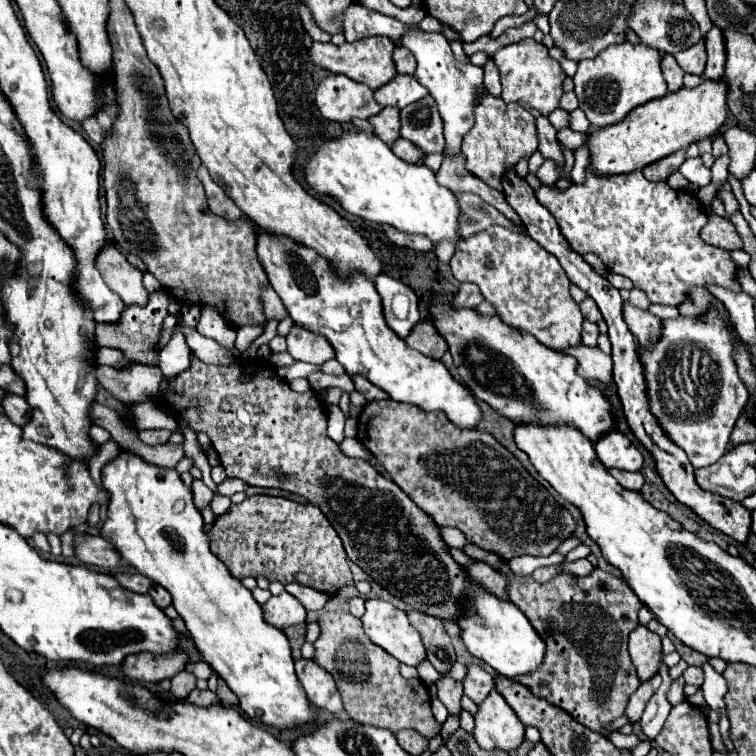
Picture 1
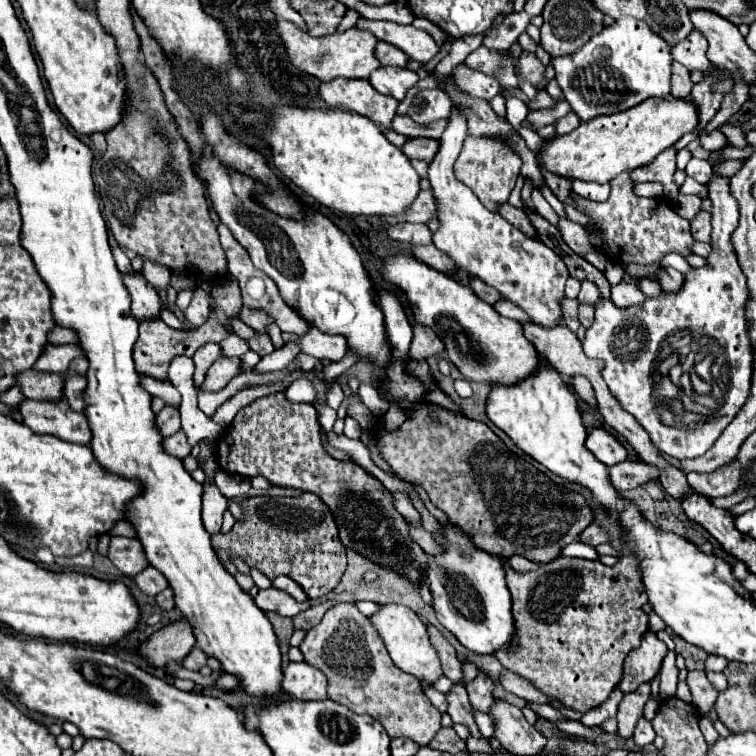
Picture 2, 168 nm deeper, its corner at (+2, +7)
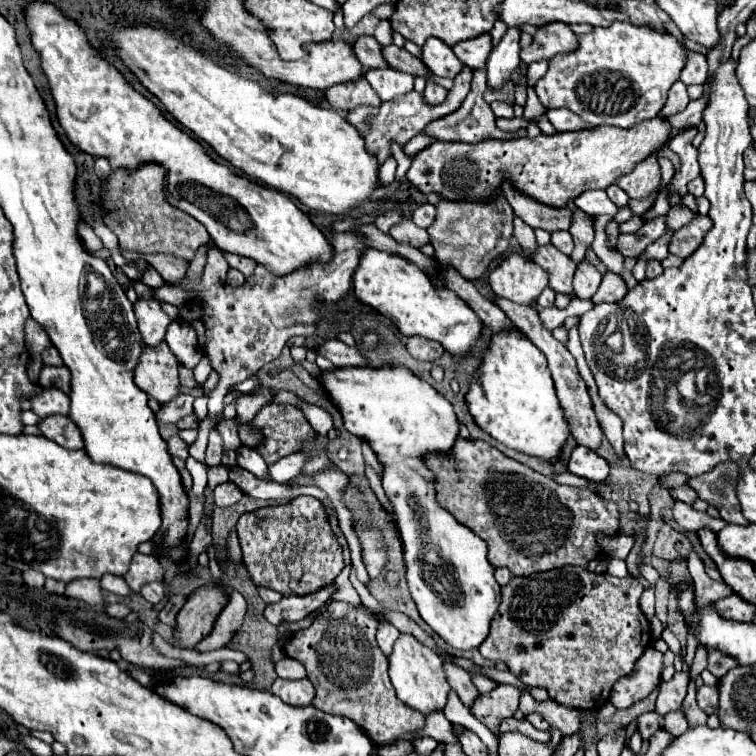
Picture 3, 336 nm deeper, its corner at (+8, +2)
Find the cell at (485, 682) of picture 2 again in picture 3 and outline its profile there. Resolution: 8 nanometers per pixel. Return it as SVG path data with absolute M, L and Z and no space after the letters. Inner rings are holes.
M500 684L488 694L480 694L472 706L470 712L476 716L482 724L486 724L492 732L498 734L498 724L502 718L512 716L518 710L518 698L520 690L510 684Z

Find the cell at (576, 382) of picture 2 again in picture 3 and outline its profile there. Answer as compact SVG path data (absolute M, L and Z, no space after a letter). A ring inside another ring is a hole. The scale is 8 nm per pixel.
M496 298L496 304L498 304L498 306L508 314L508 318L510 318L512 322L516 322L516 326L518 326L524 334L528 334L528 338L544 352L544 356L548 358L548 368L550 368L552 378L554 378L554 386L556 386L558 400L560 400L560 404L564 406L564 410L566 410L566 414L568 414L568 422L570 422L572 436L576 438L578 444L596 450L596 448L600 446L600 440L602 440L602 430L600 430L596 412L594 412L594 408L592 408L588 388L586 388L584 380L582 380L580 374L578 374L576 360L572 358L572 354L566 350L566 346L562 346L562 344L540 324L538 312L536 312L534 308L530 308L530 306L516 306L514 302L504 300L504 298Z

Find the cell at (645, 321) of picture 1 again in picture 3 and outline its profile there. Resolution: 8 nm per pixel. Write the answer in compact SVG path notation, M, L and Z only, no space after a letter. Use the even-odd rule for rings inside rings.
M608 272L608 274L602 278L602 284L600 284L598 292L594 294L592 302L594 302L594 304L600 304L600 302L620 302L626 294L628 294L626 282L624 282L618 274Z

